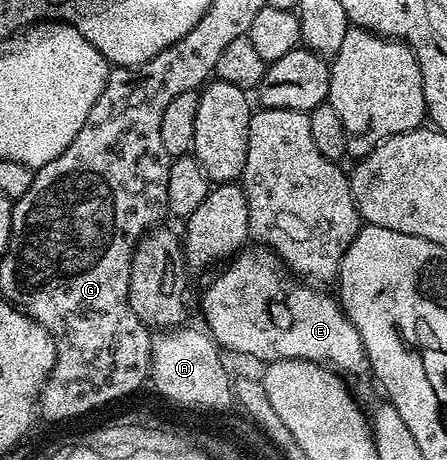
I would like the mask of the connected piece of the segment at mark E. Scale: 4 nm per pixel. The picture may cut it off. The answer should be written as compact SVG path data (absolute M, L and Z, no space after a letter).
M242 248L201 297L204 328L222 350L254 357L260 363L299 359L328 367L334 374L366 372L359 331L347 319L338 298L302 283L282 265L272 249Z

